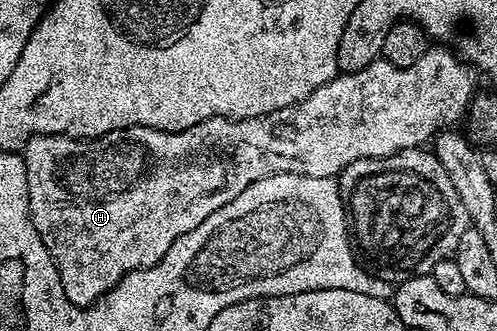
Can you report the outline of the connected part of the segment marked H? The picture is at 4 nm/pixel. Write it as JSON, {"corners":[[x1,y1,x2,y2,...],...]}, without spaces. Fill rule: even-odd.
{"corners":[[430,47,424,52,422,59,410,63,410,67,394,67,386,60,377,59,369,61,363,69,353,73,341,72,333,81,328,81,322,87,318,87,318,91,314,91,306,99,302,99,290,107,282,107,278,111,270,111,261,117,247,117,241,121,234,121,231,117,215,117,214,119,206,119,194,127,186,127,177,133,146,127,145,125,135,125,107,133,101,137,66,137,62,133,38,135,27,141,22,150,24,166,26,167,26,183,28,184,28,206,30,207,32,222,42,239,42,243,46,243,46,251,50,251,50,255,58,267,58,275,62,279,66,299,70,299,70,303,75,305,87,307,93,305,100,297,105,297,127,273,157,265,162,259,162,255,166,255,166,251,170,251,170,247,174,247,174,239,194,231,194,227,198,227,198,223,202,223,202,219,210,219,210,215,214,215,214,211,218,211,218,207,226,207,226,203,230,203,235,197,242,195,242,191,246,191,246,187,250,187,250,183,258,183,258,179,266,179,270,175,286,175,287,173,306,175,307,177,335,178,343,173,345,167,355,161,389,157,395,153,401,153,403,149,414,149,431,142,437,131,445,128,445,126,455,126,457,124,455,121,460,116,463,118,469,112,468,104,471,103,472,92,476,89,476,81,472,76,474,76,473,70,451,48]]}

